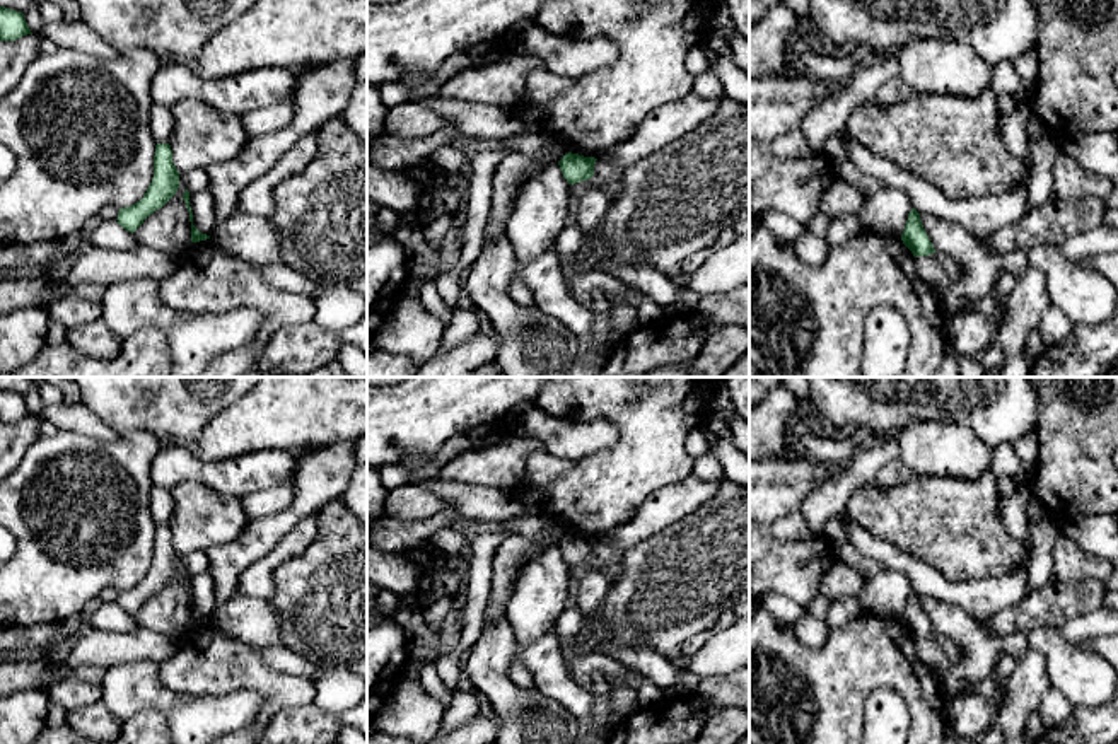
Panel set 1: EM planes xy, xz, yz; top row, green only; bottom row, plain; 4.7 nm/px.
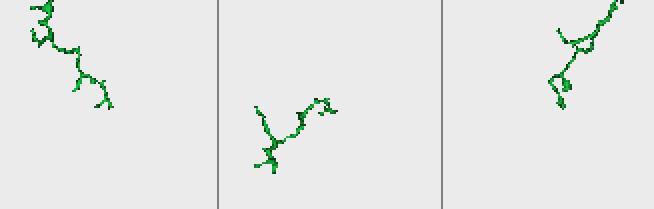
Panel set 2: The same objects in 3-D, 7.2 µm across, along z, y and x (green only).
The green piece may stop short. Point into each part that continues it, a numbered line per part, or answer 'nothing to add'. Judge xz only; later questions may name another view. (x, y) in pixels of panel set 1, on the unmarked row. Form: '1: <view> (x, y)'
nothing to add

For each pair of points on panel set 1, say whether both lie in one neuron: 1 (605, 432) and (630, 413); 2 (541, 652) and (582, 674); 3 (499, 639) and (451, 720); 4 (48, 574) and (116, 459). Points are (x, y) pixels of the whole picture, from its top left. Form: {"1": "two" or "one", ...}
{"1": "two", "2": "two", "3": "two", "4": "one"}

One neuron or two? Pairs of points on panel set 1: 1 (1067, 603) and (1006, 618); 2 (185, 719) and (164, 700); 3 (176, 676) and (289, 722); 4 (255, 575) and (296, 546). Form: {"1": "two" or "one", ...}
{"1": "one", "2": "one", "3": "two", "4": "one"}

